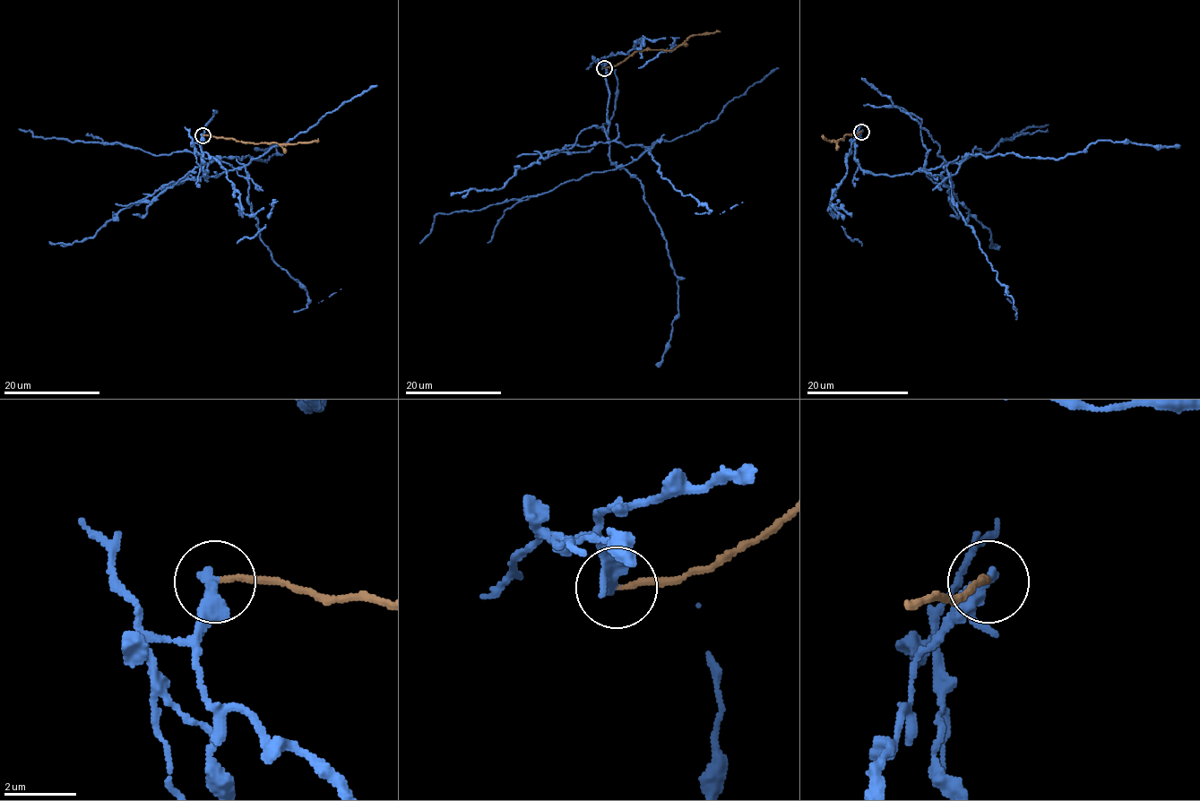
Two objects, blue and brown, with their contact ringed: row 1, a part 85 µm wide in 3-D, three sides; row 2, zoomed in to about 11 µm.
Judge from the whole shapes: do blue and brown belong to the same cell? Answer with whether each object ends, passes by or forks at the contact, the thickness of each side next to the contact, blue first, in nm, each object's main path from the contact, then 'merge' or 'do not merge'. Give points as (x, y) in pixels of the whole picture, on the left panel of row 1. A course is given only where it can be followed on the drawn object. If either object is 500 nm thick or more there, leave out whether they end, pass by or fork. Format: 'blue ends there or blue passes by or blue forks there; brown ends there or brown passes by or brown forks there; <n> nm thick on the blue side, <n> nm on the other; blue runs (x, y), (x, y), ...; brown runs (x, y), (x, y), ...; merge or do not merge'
blue ends there; brown ends there; 420 nm thick on the blue side, 140 nm on the other; blue runs (202, 135), (194, 148), (207, 177), (214, 160), (248, 156), (266, 161), (277, 143), (256, 148); brown runs (202, 135), (271, 143), (319, 141); do not merge

